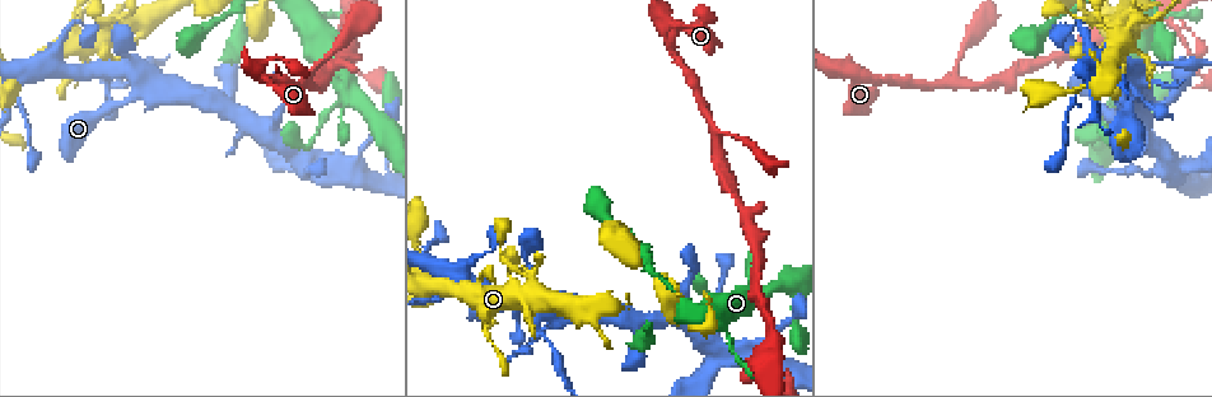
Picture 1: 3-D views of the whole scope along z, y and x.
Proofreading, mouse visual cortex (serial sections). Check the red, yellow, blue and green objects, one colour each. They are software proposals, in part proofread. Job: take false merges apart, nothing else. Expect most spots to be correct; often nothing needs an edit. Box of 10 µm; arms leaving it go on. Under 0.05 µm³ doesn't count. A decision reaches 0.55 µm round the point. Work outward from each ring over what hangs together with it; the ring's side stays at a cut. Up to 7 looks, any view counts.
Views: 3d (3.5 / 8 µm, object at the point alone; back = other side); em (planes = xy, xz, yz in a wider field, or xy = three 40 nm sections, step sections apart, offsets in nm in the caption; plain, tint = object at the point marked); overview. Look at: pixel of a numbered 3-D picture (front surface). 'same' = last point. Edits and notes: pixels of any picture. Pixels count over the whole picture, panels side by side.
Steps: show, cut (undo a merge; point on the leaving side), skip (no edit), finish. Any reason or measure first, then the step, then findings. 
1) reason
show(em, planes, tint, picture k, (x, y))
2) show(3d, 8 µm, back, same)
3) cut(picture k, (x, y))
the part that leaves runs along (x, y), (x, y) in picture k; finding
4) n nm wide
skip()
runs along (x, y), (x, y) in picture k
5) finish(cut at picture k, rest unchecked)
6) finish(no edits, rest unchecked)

arms run side by side
show(3d, 3.5 µm, picture 1, (142, 89))

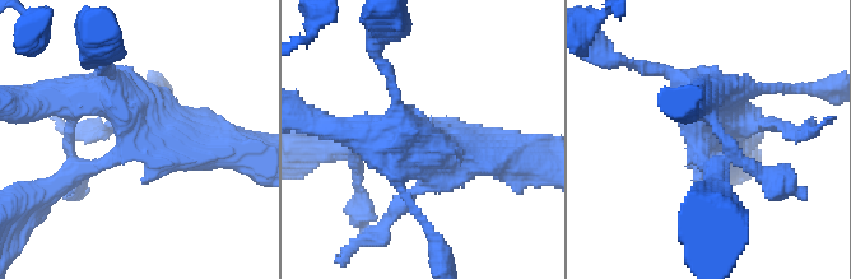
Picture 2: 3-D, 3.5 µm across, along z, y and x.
skip()
runs along (64, 178), (142, 136), (213, 144) in picture 2; all the same cell

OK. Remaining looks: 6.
three arms meet
show(3d, 3.5 µm, picture 1, (309, 85))

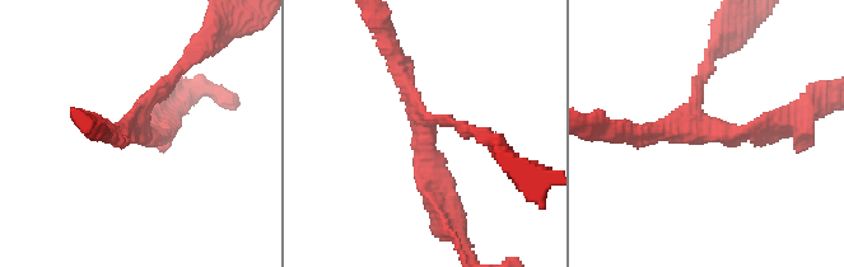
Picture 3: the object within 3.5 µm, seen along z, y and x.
3 arms; arms of 150, 200, 200 nm; need the tissue
show(em, xy, step 2, tint, picture 3, (419, 119))

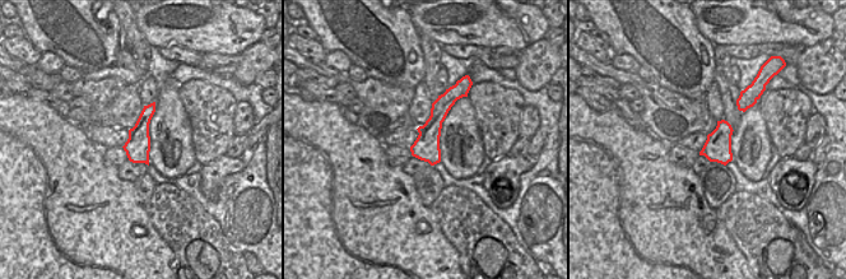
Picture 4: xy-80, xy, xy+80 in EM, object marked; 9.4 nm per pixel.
skip()
runs along (387, 45), (422, 120), (442, 197) in picture 3; one cell here

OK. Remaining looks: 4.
three arms meet
show(3d, 8 µm, back, picture 1, (848, 56))

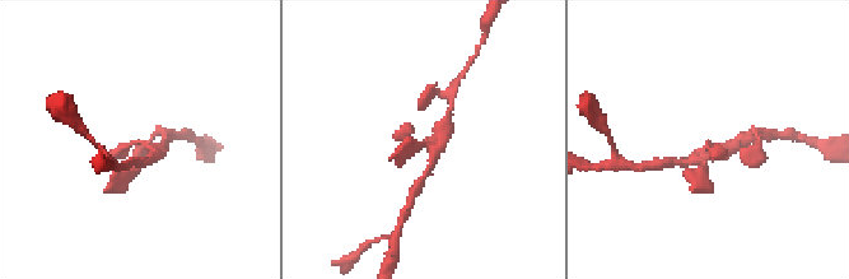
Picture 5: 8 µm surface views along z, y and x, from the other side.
3 arms; arms of 200, 300, 350 nm
show(em, xy, step 1, tint, same)

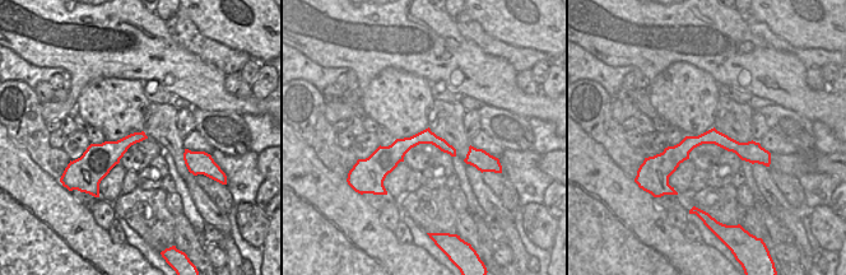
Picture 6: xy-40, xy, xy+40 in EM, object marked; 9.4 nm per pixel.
skip()
runs along (761, 155), (700, 139), (660, 158) in picture 6; all the same cell

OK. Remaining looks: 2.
finish(no edits, rest unchecked)

